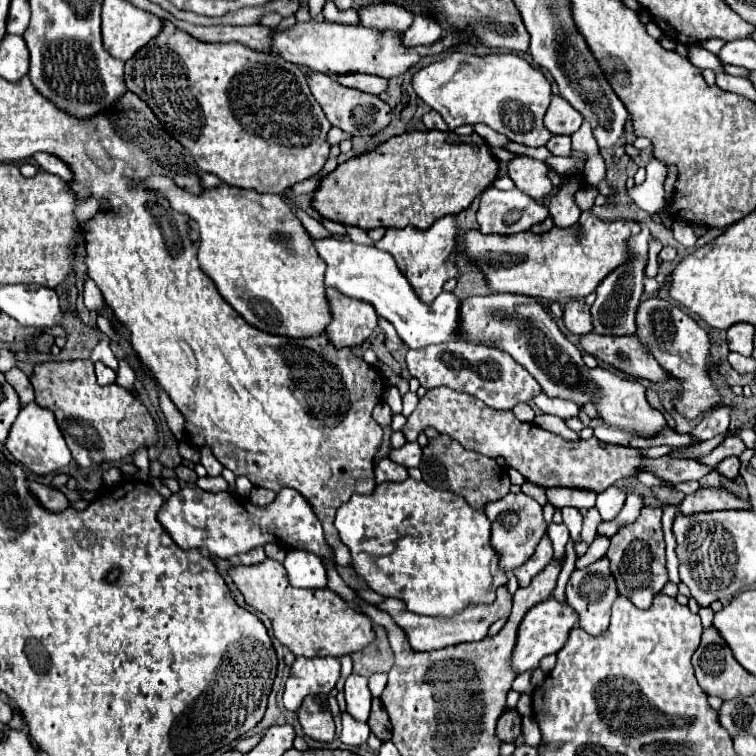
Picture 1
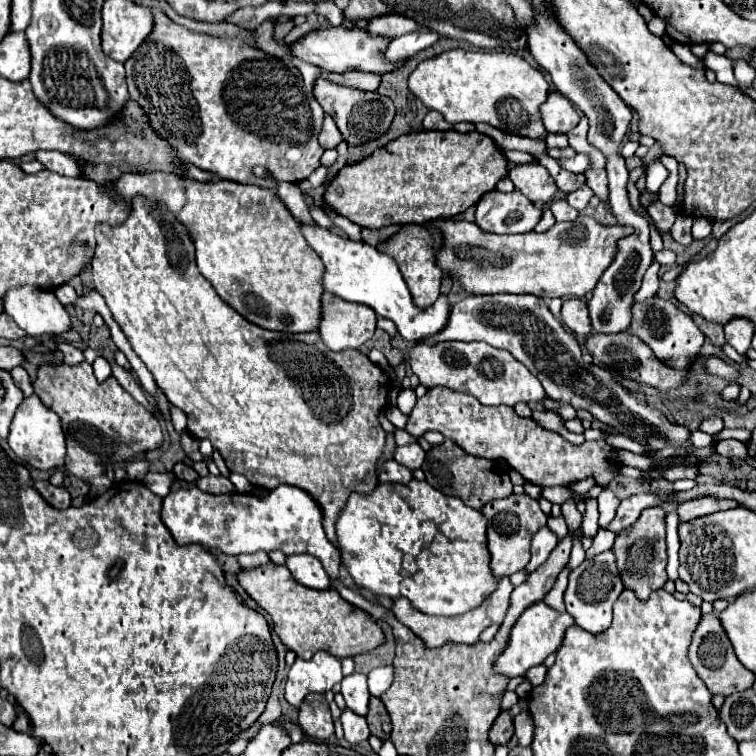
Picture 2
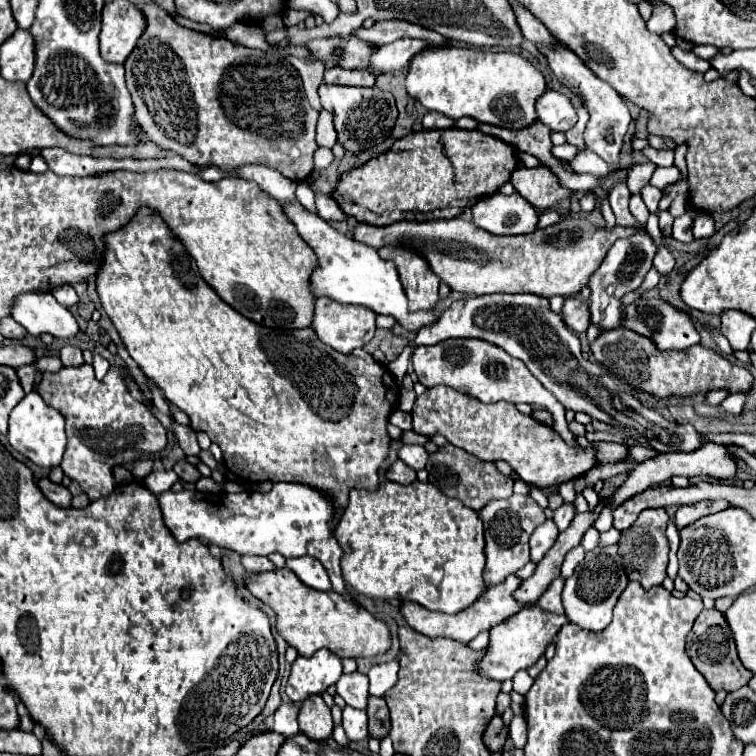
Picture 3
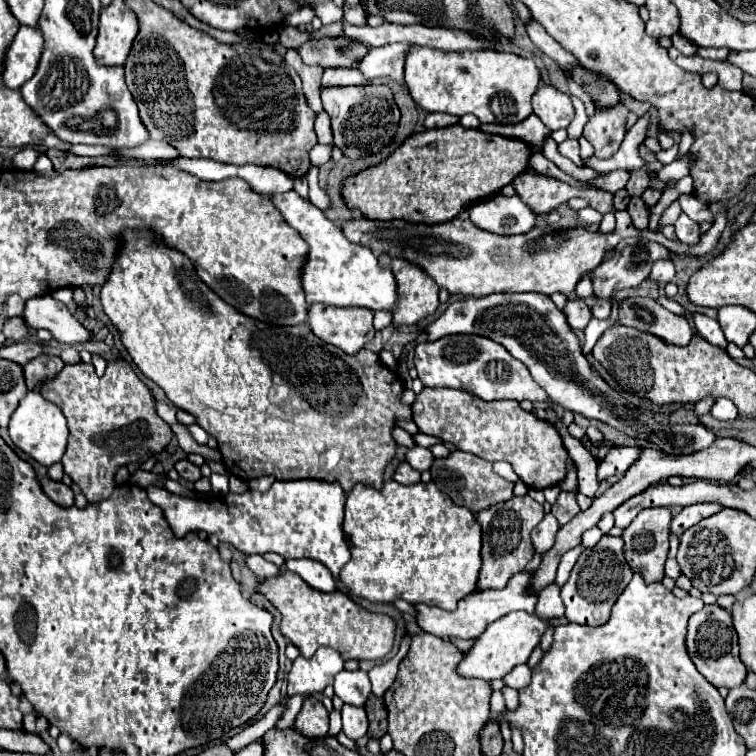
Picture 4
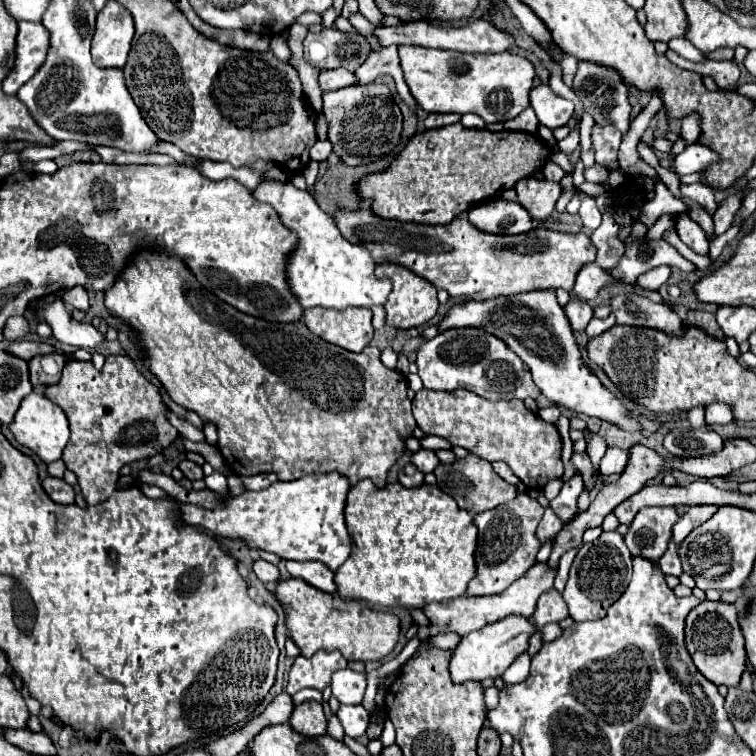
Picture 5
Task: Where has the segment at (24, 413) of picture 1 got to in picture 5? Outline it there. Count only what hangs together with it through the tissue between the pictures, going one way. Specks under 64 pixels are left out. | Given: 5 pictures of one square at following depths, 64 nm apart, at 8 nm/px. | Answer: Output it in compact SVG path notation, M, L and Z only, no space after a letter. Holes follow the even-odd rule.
M30 392L22 402L20 402L20 408L10 424L10 430L14 434L14 438L30 448L42 462L50 464L50 462L56 462L60 460L62 456L62 450L64 446L68 444L68 438L70 438L70 430L68 430L68 418L64 416L64 410L52 402L46 400L44 394L40 392Z

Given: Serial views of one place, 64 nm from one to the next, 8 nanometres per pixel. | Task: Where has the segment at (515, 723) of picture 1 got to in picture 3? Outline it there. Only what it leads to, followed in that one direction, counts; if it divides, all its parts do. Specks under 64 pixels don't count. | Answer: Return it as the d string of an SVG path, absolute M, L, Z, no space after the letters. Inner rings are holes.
M494 716L484 732L484 744L490 748L490 752L500 752L506 738L508 738L508 726L504 724L502 716Z

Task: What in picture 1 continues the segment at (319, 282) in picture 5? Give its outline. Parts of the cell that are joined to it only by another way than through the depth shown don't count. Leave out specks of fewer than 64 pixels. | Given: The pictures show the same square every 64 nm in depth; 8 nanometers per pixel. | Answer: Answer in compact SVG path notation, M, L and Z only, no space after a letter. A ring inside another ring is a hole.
M334 238L314 240L314 246L328 264L326 286L334 286L350 298L370 302L378 316L386 318L412 350L460 338L460 300L452 292L442 292L432 304L424 304L388 252Z

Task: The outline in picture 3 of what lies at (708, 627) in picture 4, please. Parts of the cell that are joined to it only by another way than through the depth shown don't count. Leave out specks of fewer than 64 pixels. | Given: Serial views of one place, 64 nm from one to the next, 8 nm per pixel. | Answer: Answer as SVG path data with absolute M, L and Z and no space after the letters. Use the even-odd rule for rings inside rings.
M716 608L700 612L700 616L696 618L696 622L688 634L686 650L688 650L688 656L690 656L692 664L696 666L696 670L706 678L706 682L710 684L710 688L714 692L718 692L718 690L734 692L736 688L746 686L748 680L752 678L752 672L748 672L736 656L736 644L732 640L732 632L728 632L724 614L718 612Z

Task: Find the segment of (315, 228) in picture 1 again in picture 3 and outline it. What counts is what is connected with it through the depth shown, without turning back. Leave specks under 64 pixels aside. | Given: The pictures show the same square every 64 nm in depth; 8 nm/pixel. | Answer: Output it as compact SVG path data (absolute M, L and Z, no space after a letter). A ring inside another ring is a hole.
M250 164L248 168L240 168L238 176L246 178L246 180L254 180L264 192L274 196L280 204L296 200L296 182L290 182L288 178L280 176L280 172L276 172L272 168Z

